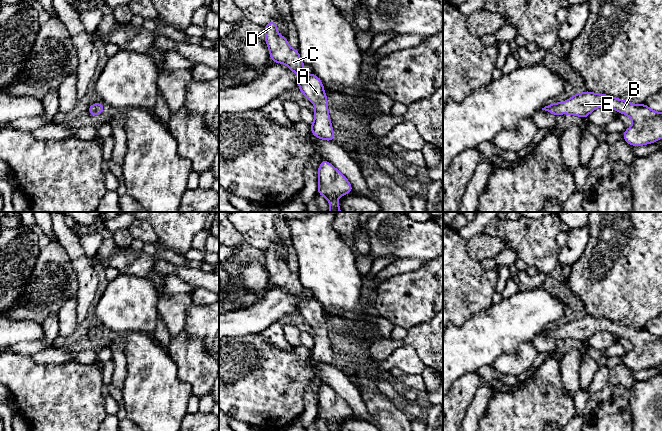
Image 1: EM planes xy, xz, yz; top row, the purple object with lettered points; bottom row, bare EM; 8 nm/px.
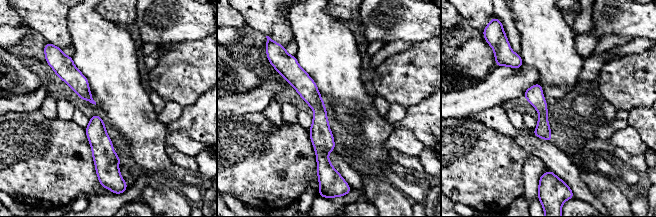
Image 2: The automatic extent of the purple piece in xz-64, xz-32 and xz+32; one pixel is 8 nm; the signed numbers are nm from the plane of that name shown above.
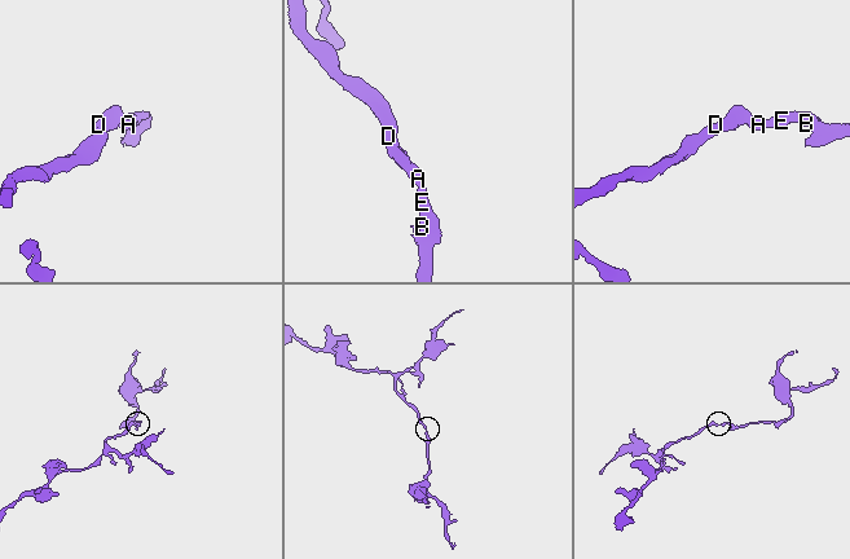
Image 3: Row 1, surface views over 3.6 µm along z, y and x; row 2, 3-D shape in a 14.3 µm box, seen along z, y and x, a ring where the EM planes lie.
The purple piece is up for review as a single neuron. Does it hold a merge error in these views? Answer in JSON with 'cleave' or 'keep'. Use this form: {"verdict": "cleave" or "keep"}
{"verdict": "keep"}

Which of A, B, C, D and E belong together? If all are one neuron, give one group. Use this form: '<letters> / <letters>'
A B C D E

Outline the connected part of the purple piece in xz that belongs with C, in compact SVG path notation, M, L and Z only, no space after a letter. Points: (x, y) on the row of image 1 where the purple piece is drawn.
M270 21L265 27L265 41L270 51L270 59L276 63L283 63L299 76L298 87L305 97L315 105L315 119L311 125L311 133L319 139L334 141L327 97L320 79L315 74L304 72L304 63L298 50L291 48L287 38L277 31L275 21Z

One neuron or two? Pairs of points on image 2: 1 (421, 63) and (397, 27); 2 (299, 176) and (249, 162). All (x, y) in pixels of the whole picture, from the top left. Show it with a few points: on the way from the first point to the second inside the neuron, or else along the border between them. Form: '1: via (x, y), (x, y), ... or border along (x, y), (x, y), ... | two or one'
1: border along (430, 38), (414, 42) | two
2: via (287, 166), (264, 166), (261, 164) | one

